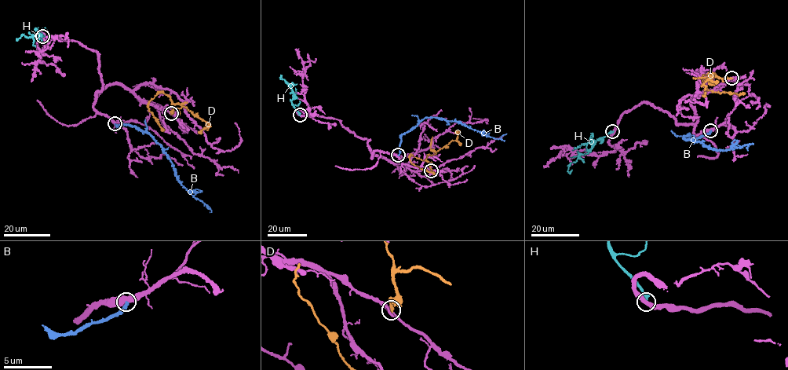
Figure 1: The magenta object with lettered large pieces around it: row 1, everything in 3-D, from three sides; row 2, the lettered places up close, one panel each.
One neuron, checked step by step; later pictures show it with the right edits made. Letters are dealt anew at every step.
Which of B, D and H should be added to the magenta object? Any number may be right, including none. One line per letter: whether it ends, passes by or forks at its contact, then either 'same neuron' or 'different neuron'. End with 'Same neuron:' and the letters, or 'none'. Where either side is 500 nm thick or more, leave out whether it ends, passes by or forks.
B: it ends; same neuron
D: it ends; different neuron
H: it ends; different neuron
Same neuron: B

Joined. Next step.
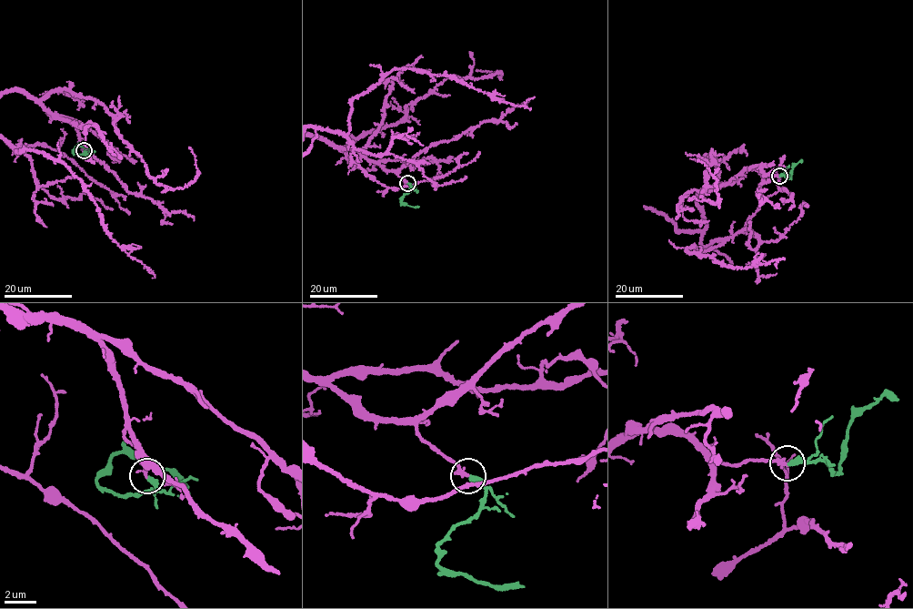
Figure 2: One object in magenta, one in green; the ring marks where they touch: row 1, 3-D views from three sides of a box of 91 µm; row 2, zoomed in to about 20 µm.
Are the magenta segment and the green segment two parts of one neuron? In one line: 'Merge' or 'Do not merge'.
Merge

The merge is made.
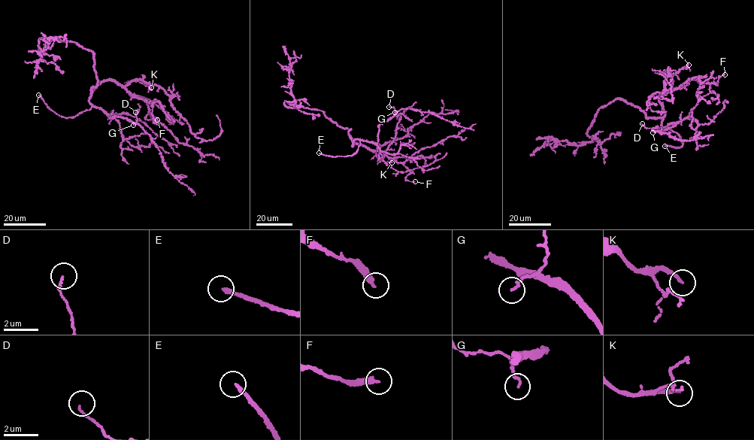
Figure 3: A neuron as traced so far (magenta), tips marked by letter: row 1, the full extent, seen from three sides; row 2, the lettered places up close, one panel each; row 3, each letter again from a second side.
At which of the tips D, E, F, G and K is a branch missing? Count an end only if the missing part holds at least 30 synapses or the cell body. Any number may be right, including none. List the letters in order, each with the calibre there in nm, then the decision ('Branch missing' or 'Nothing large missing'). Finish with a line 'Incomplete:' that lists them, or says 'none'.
D: Thickness 110 nm. Nothing large missing
E: Thickness 200 nm. Branch missing
F: Thickness 340 nm. Nothing large missing
G: Thickness 130 nm. Nothing large missing
K: Thickness 200 nm. Branch missing
Incomplete: E, K

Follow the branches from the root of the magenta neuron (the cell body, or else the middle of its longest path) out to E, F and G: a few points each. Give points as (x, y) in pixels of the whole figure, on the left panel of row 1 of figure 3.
E: (92, 92), (89, 99), (90, 108), (74, 116), (67, 118), (49, 108), (38, 95)
F: (92, 92), (105, 80), (118, 82), (131, 94), (146, 99), (152, 119), (145, 119), (148, 114), (157, 119)
G: (92, 92), (89, 101), (93, 106), (101, 108), (110, 117), (123, 117), (135, 123), (133, 125)

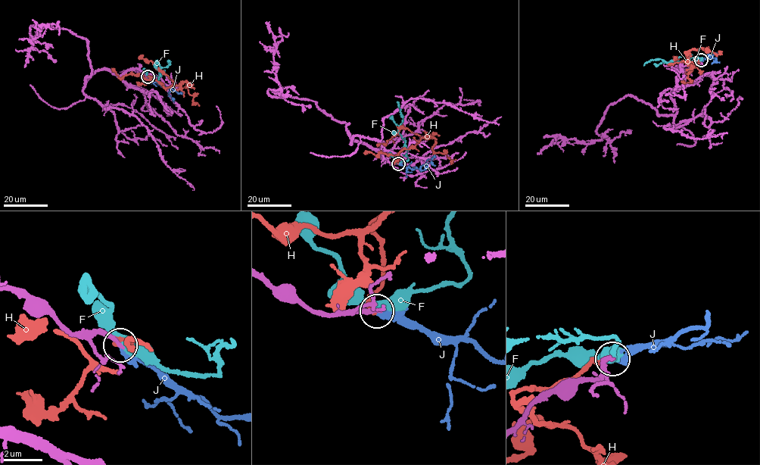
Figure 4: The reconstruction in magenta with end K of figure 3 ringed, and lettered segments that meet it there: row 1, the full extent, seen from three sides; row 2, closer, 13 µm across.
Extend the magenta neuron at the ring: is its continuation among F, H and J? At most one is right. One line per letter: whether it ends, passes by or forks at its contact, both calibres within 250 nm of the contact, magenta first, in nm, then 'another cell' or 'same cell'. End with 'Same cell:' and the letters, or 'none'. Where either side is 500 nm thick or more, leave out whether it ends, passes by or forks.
F: it passes by; 240 nm thick on the magenta side, 440 nm on the other; another cell
H: it ends there; 280 nm thick on the magenta side, 240 nm on the other; another cell
J: it ends there; 240 nm thick on the magenta side, 320 nm on the other; same cell
Same cell: J

